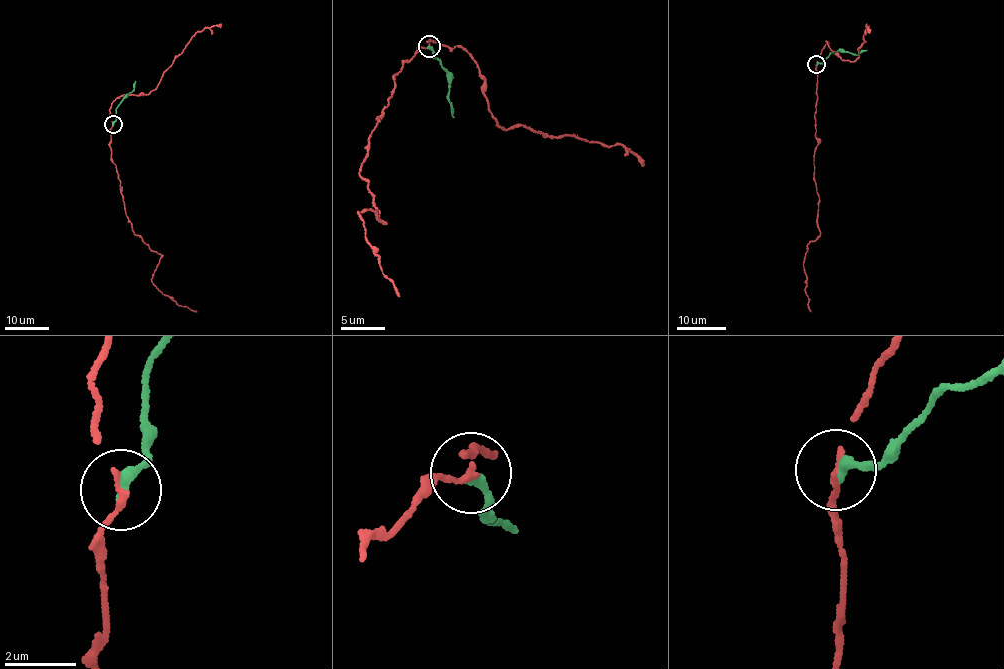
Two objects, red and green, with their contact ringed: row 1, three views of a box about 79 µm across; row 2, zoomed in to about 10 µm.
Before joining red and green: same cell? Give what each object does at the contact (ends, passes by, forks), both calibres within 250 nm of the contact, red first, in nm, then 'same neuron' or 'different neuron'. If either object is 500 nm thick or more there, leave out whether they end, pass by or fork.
red passes by | green ends | 130/320 nm | different neuron

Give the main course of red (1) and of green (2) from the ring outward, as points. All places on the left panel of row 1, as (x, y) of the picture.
1: (113, 123), (111, 157), (128, 221), (134, 234), (160, 254), (152, 283), (176, 303), (196, 311)
2: (113, 123), (117, 118), (116, 107), (134, 90), (135, 81)

